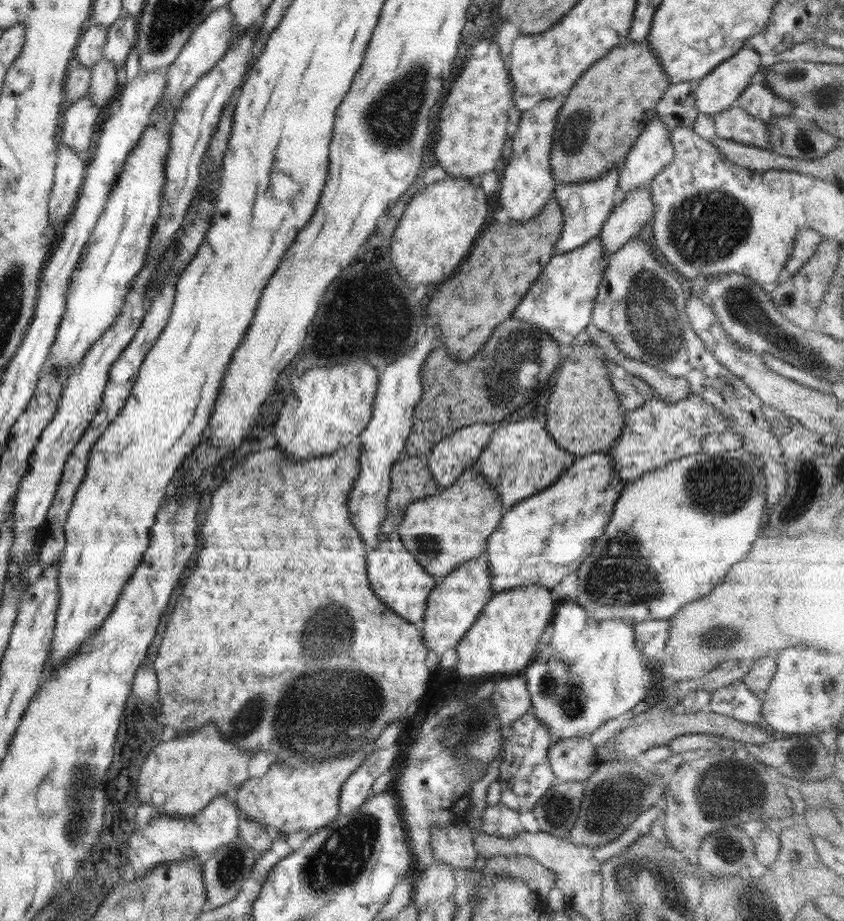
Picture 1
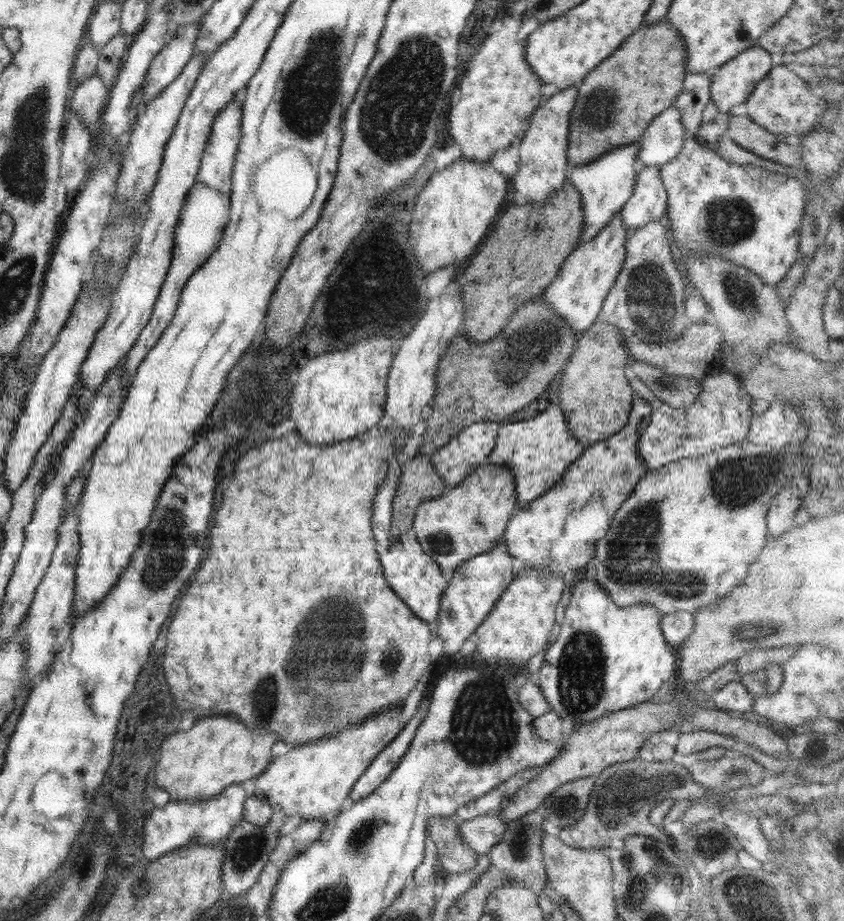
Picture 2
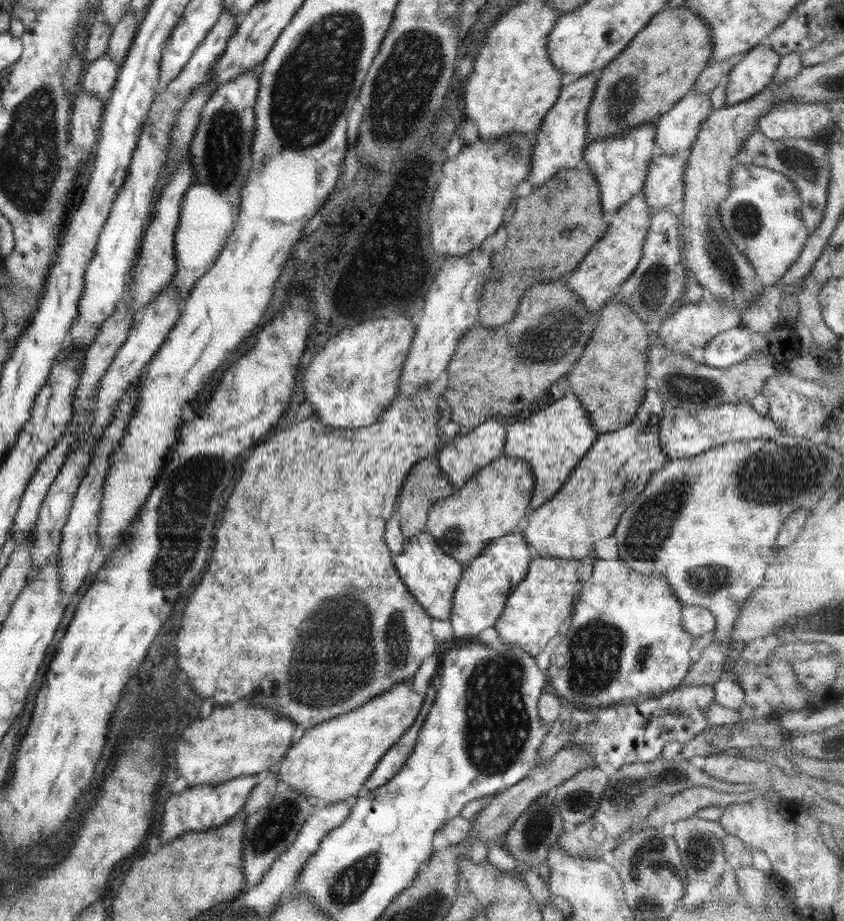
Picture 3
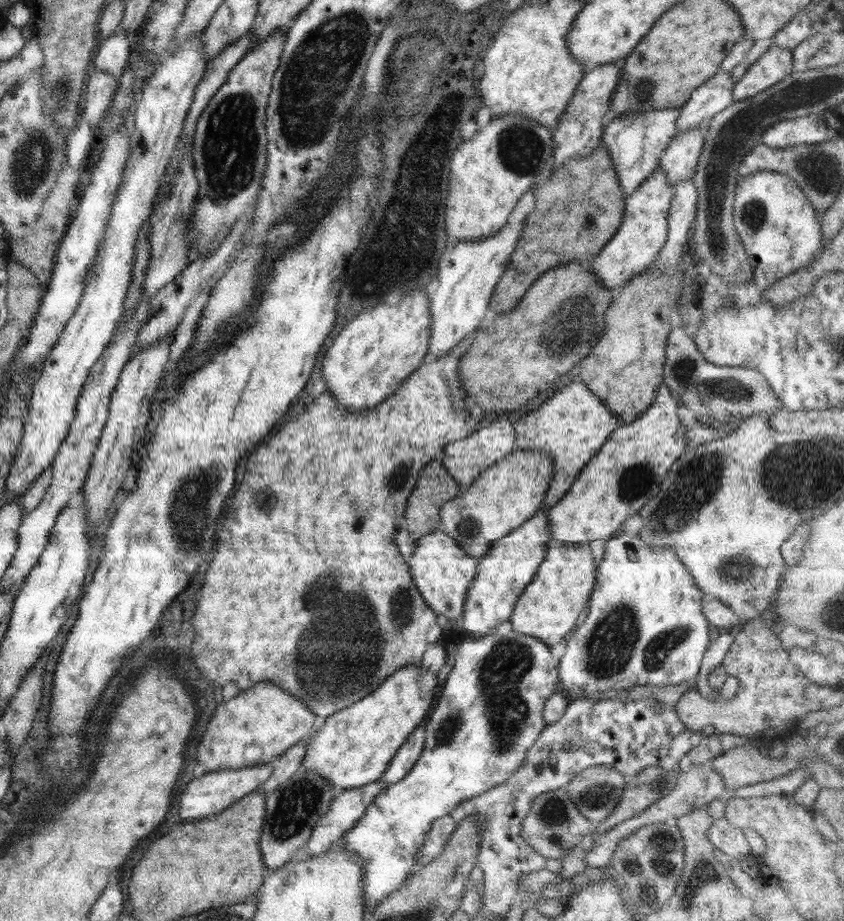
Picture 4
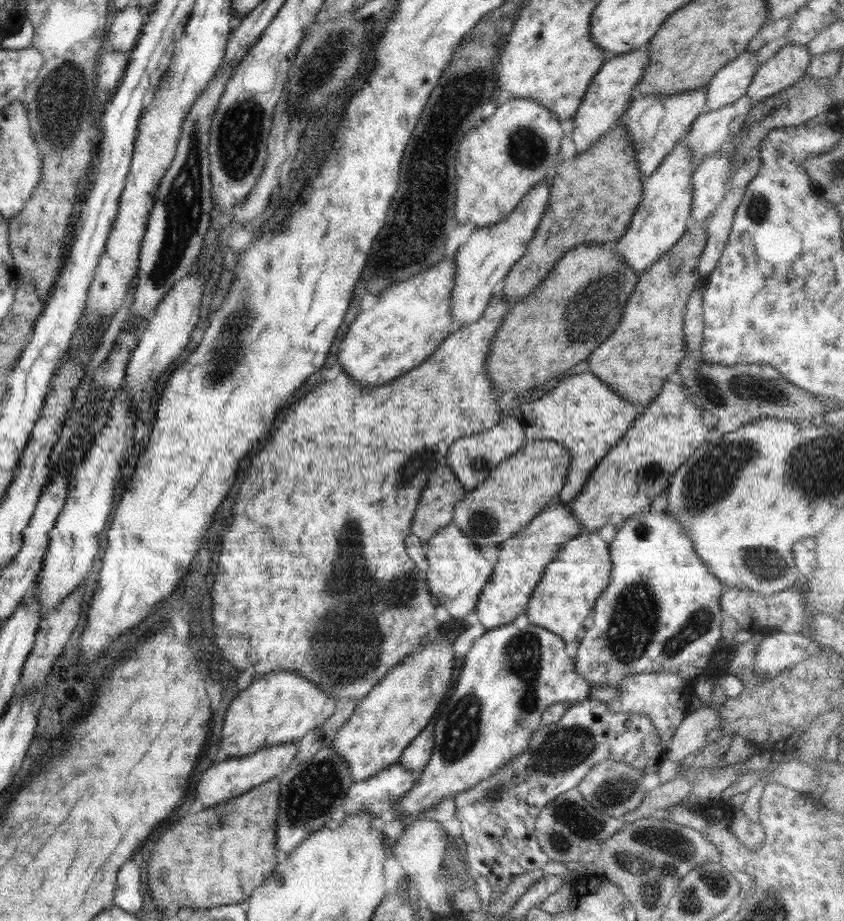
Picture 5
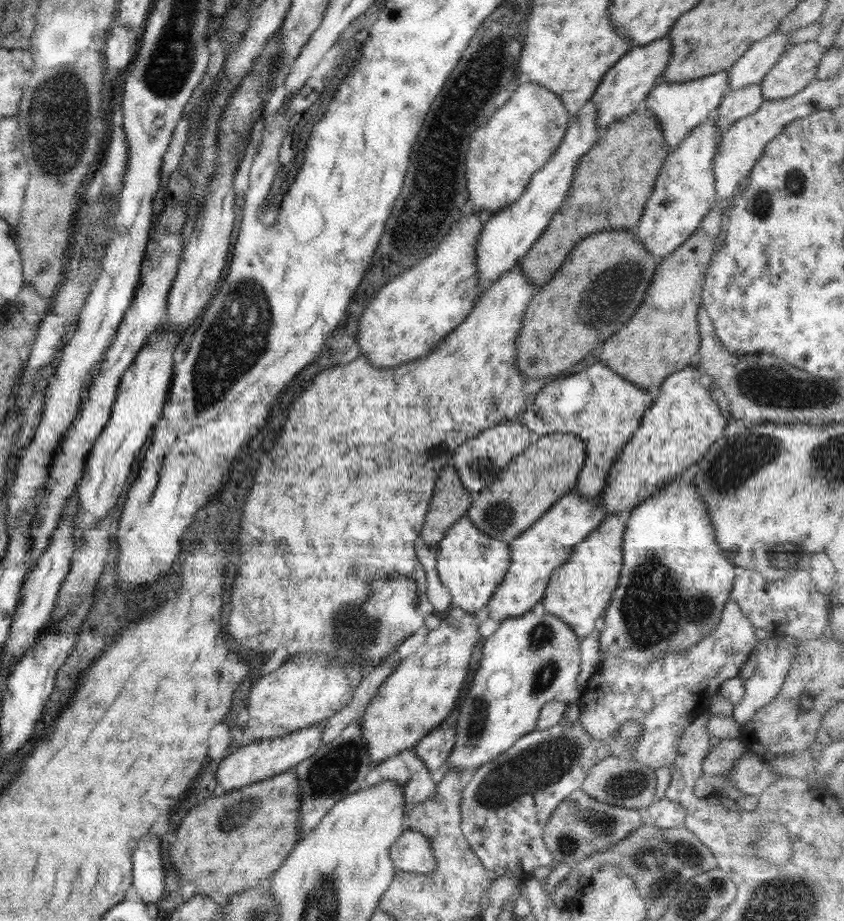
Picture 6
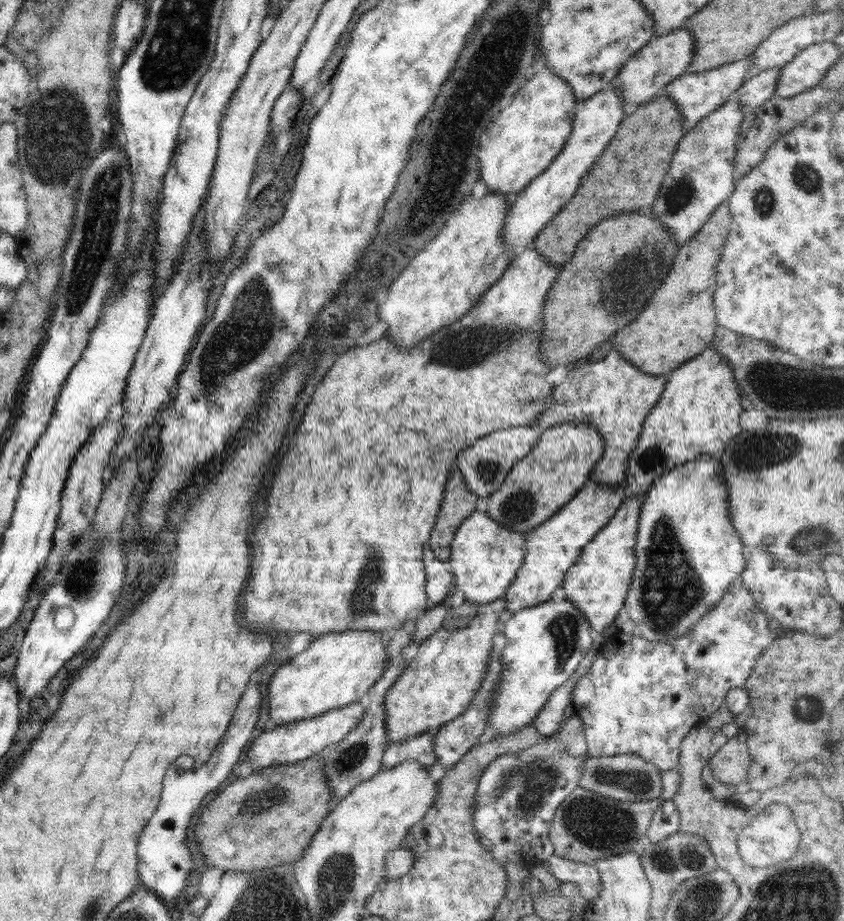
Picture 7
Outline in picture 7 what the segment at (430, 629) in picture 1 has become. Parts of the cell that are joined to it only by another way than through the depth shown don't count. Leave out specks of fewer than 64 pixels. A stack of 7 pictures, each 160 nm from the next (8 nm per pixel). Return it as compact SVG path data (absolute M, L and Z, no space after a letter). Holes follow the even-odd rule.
M588 479L584 486L550 518L525 534L525 555L514 580L505 590L506 610L511 613L546 602L562 586L566 571L576 562L582 547L614 516L627 496L626 486L606 487Z

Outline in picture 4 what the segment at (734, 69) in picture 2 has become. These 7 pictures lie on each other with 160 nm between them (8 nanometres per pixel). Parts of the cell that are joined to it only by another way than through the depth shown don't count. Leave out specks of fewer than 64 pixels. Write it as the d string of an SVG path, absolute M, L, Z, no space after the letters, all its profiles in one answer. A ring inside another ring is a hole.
M776 44L770 45L764 54L752 62L742 78L739 78L734 85L732 91L734 100L741 101L750 98L778 84L783 78L786 78L786 75L794 71L792 62L791 50L780 48Z

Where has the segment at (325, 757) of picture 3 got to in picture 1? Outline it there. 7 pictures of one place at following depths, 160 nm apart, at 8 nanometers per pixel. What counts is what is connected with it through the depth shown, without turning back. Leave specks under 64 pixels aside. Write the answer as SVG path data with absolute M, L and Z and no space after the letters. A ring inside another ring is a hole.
M355 750L341 754L332 760L300 764L284 768L283 764L272 764L262 777L253 777L243 782L236 792L235 805L250 819L268 828L276 828L283 836L291 831L306 830L310 835L333 824L341 813L339 794L344 781L368 756L367 750Z

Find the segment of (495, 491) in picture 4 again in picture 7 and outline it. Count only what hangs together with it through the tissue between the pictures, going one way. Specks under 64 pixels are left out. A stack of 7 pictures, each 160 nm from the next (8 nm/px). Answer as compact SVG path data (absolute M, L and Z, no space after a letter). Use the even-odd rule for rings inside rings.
M567 422L546 429L534 448L520 461L515 462L504 480L504 484L495 490L486 500L486 513L498 524L508 530L527 534L550 518L561 506L564 506L590 479L591 470L596 466L603 453L603 438L597 428L589 422Z

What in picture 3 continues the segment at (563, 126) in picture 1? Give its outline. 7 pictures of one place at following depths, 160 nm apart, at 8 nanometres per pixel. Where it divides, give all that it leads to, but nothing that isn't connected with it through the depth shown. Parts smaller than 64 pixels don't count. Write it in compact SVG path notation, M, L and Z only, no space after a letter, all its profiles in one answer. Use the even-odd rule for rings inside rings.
M686 5L665 8L656 13L650 22L634 35L626 48L598 72L594 94L586 113L588 142L623 134L646 122L655 122L661 114L671 109L692 90L697 77L708 66L712 47L710 27Z

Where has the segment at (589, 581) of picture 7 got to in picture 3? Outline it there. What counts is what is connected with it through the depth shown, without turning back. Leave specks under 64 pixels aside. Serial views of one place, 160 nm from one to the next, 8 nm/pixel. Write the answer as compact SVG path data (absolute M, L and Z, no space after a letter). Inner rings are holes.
M534 555L530 559L526 576L511 591L506 599L495 629L504 644L519 646L524 652L536 656L556 636L558 627L570 616L581 584L576 579L580 561L562 560Z

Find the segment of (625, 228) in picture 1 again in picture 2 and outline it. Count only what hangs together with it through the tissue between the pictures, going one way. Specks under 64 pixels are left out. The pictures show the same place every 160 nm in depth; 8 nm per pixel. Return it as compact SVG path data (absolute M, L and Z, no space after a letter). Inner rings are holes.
M660 166L640 168L632 196L618 212L628 234L629 231L666 216L668 197L659 168Z

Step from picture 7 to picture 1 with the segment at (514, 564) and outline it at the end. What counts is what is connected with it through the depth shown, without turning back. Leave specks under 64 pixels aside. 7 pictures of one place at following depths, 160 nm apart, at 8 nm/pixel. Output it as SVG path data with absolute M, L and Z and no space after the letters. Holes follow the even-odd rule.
M397 532L382 533L373 550L366 552L367 577L371 590L399 617L423 628L427 598L438 578L428 574L402 544Z

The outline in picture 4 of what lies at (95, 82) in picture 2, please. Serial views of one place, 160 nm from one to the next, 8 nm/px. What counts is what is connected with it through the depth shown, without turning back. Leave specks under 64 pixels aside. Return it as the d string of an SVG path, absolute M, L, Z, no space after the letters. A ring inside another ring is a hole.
M117 30L108 38L100 42L93 58L94 69L101 70L114 78L124 75L124 68L128 65L131 43L125 30Z

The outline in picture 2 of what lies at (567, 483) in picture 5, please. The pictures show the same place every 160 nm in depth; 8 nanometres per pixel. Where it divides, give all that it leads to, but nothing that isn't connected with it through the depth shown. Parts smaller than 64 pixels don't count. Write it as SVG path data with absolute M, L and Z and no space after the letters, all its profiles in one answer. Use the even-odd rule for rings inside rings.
M548 405L538 416L530 420L505 421L499 425L494 448L487 462L505 465L516 479L516 508L522 509L538 498L550 487L555 486L569 468L584 452L586 445L576 440L569 432L564 411L558 406Z

